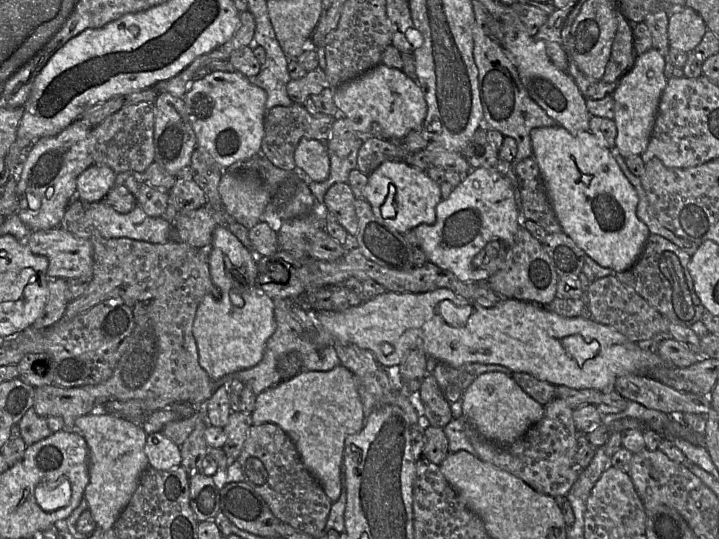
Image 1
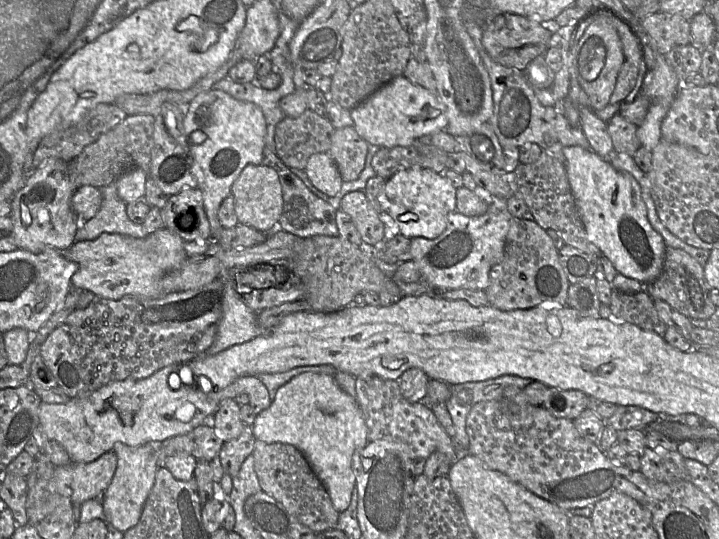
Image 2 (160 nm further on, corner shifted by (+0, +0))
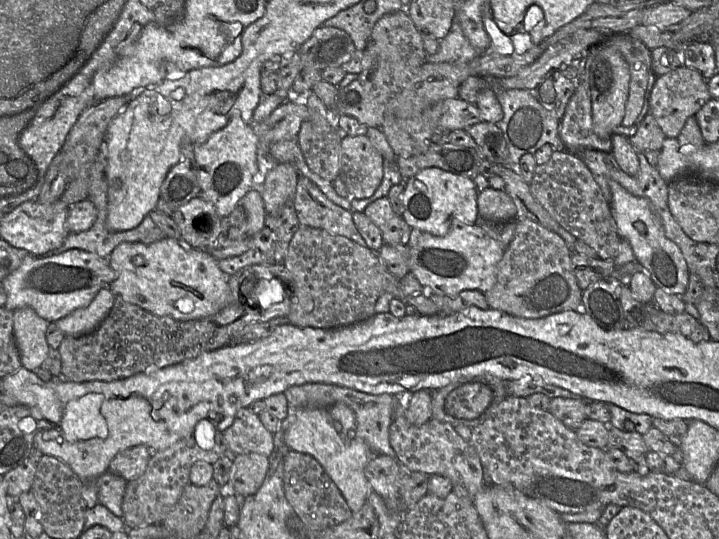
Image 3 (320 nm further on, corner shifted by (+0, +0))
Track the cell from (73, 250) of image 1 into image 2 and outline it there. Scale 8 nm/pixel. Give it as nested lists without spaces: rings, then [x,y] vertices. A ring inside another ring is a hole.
[[[163,227],[145,238],[103,233],[94,240],[75,241],[66,251],[60,252],[78,265],[71,279],[75,288],[112,300],[120,300],[127,295],[154,298],[162,295],[162,277],[178,270],[187,261],[184,243],[182,238]]]

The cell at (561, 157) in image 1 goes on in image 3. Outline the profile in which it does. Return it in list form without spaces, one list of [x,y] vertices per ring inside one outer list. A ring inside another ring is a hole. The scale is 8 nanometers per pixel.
[[[609,180],[609,187],[611,211],[621,239],[628,240],[636,261],[644,267],[656,287],[682,296],[688,287],[690,271],[679,247],[665,236],[661,220],[651,202],[632,195],[614,180]]]

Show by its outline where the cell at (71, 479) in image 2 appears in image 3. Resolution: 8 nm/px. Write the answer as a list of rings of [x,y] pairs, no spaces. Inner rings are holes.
[[[139,445],[119,452],[110,462],[108,472],[131,481],[140,477],[148,465],[153,451]]]

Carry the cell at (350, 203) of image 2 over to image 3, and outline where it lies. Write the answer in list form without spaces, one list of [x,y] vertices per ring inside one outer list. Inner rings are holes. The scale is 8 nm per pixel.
[[[388,198],[371,202],[363,213],[380,229],[384,244],[408,245],[412,228],[393,210]]]

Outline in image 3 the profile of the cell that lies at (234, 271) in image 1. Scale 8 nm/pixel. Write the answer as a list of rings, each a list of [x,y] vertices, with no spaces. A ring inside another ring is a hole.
[[[234,116],[222,129],[214,132],[209,139],[192,146],[198,168],[200,197],[213,207],[216,215],[223,218],[231,214],[242,198],[252,190],[253,179],[258,171],[259,138],[251,124]]]

